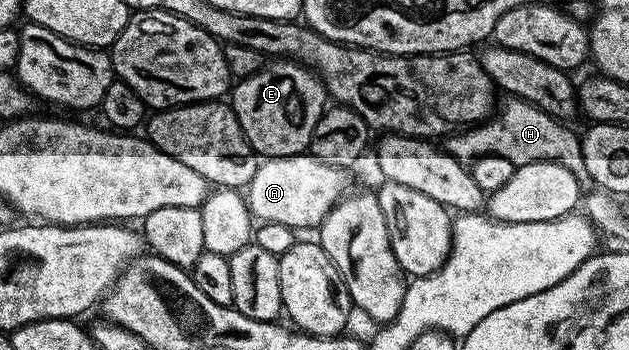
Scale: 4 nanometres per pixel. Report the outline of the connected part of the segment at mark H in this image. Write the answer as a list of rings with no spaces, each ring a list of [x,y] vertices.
[[[511,99],[501,110],[486,122],[453,135],[446,148],[460,161],[470,162],[488,154],[504,156],[515,167],[534,162],[558,162],[563,164],[579,182],[587,183],[587,165],[579,135],[574,134],[563,121],[543,112],[538,106],[521,99]]]

